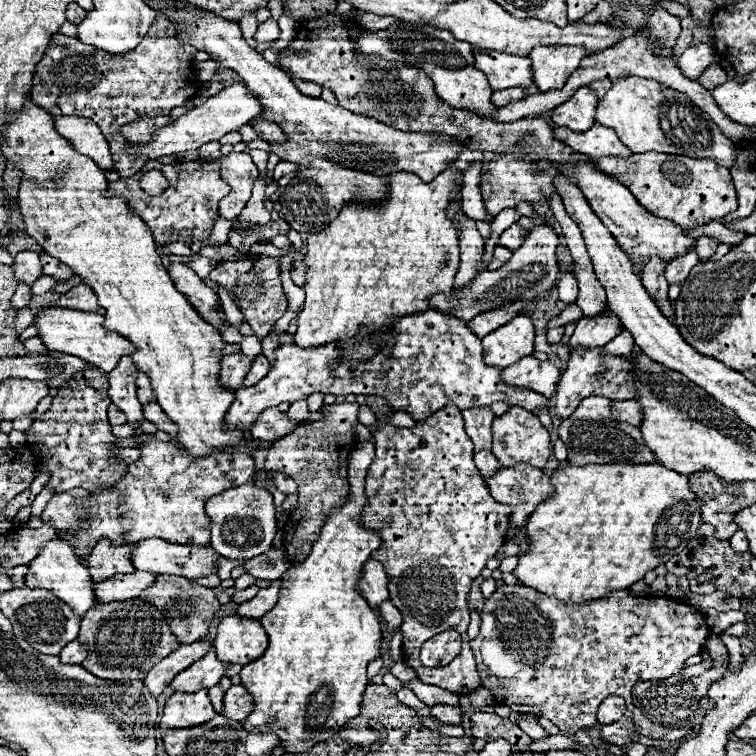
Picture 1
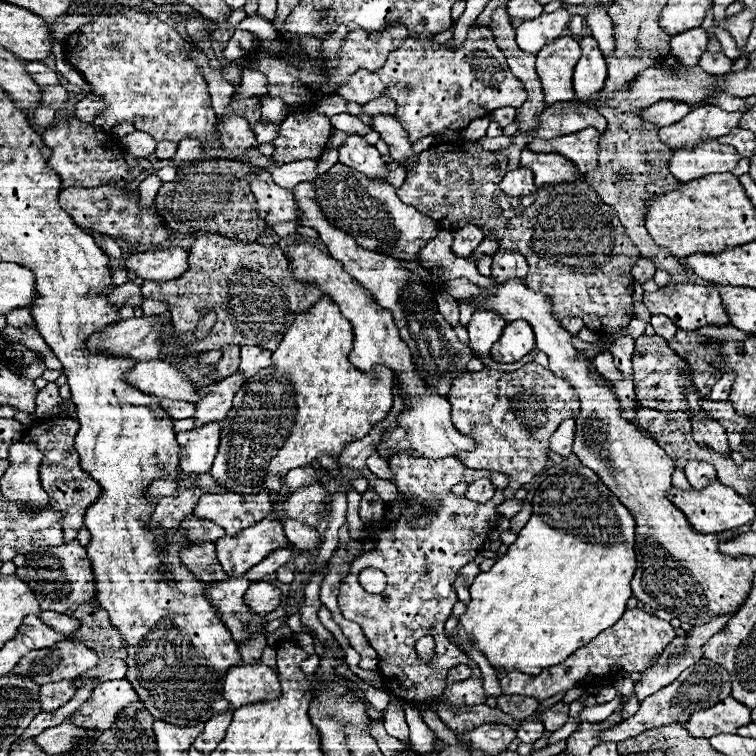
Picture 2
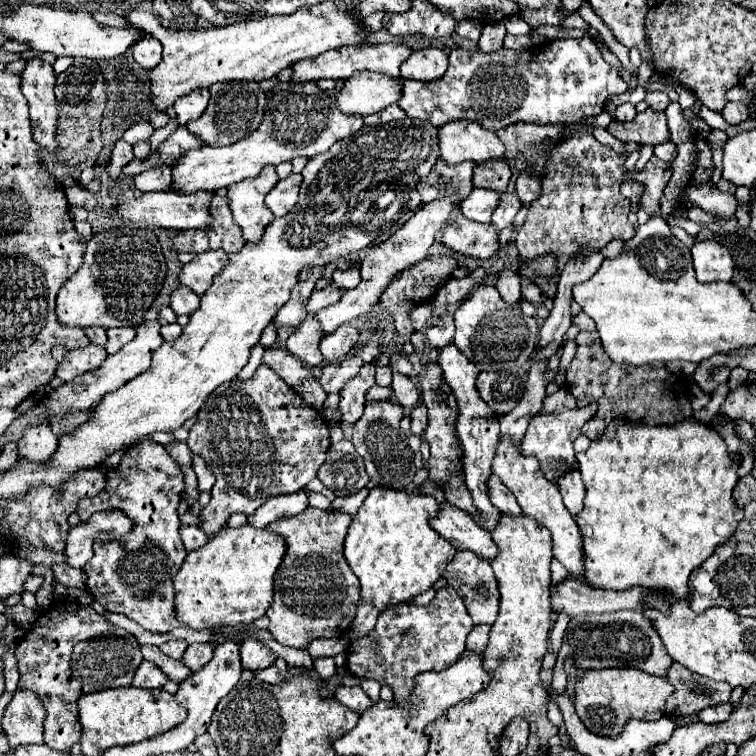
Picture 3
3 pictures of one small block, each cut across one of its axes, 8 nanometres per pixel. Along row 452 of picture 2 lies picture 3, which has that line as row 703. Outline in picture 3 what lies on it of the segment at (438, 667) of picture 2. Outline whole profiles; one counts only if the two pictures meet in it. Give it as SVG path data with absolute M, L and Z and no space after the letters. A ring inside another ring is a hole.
M444 586L436 592L436 598L428 606L414 606L414 604L398 604L396 608L386 608L376 622L376 628L368 632L368 636L358 638L350 644L346 652L348 672L356 678L372 678L380 684L386 684L394 690L394 702L406 704L416 682L414 678L420 672L436 670L441 671L452 665L466 649L466 636L474 628L472 618L466 612L466 606L458 592L452 586Z

